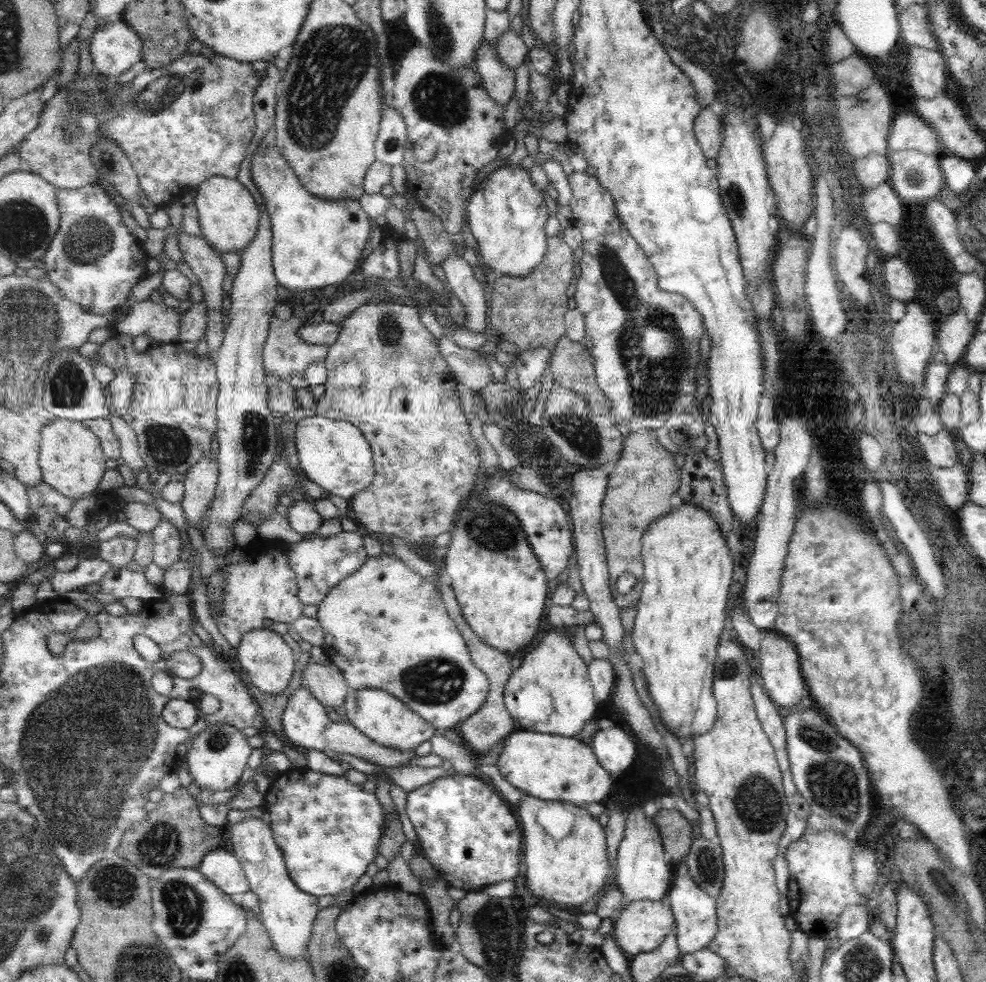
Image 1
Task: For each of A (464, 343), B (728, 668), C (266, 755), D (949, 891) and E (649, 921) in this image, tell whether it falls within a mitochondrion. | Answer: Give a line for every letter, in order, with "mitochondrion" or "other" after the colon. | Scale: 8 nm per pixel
A: other
B: mitochondrion
C: other
D: other
E: other

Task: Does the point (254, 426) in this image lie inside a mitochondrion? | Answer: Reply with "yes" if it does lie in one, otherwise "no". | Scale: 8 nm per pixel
yes

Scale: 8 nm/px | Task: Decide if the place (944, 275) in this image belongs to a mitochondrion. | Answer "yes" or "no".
no

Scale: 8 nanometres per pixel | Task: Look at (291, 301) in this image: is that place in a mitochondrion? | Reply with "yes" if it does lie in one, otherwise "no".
no

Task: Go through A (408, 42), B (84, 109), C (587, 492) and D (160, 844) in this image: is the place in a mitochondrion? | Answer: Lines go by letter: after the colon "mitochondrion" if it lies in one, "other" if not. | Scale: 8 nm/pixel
A: mitochondrion
B: mitochondrion
C: other
D: mitochondrion

